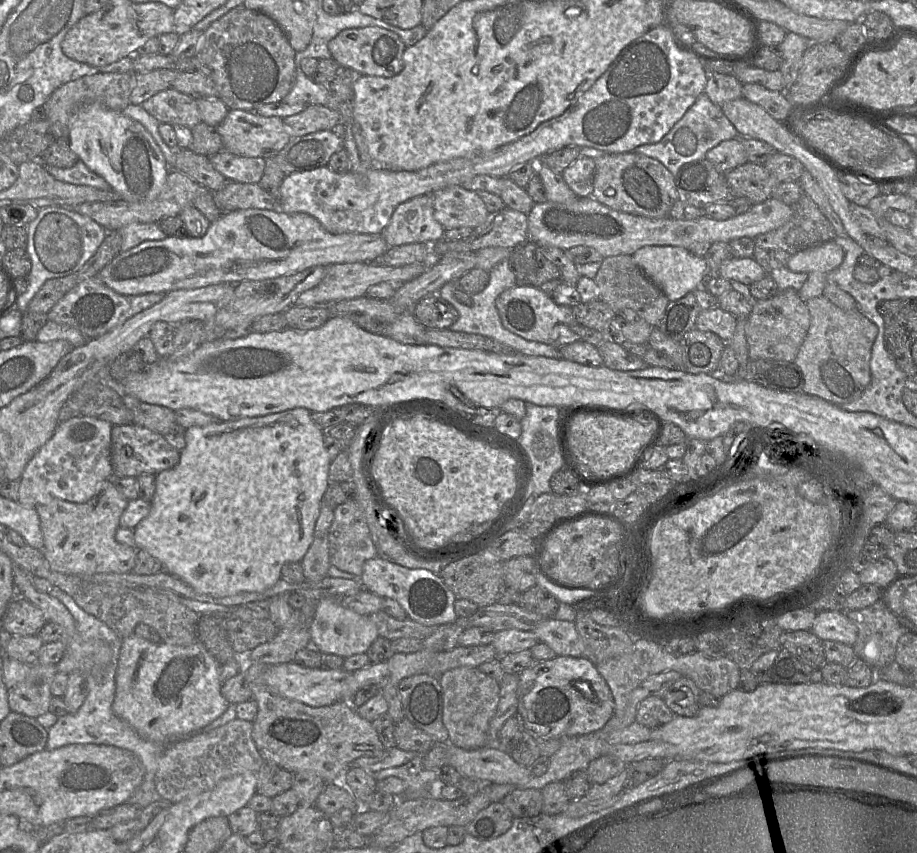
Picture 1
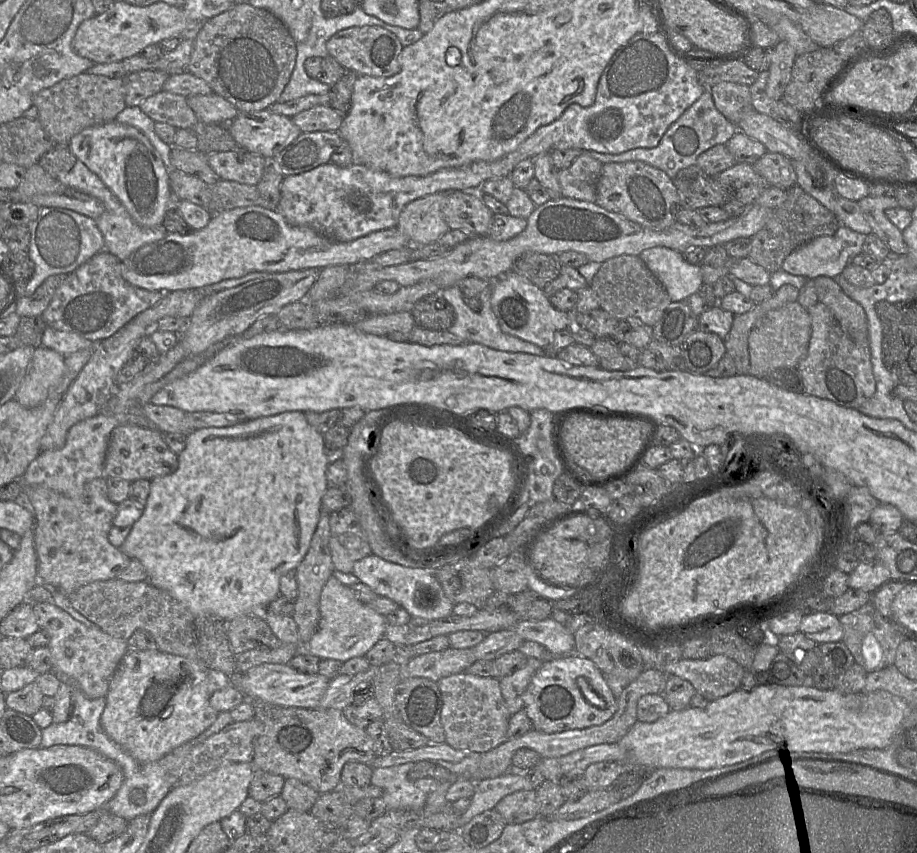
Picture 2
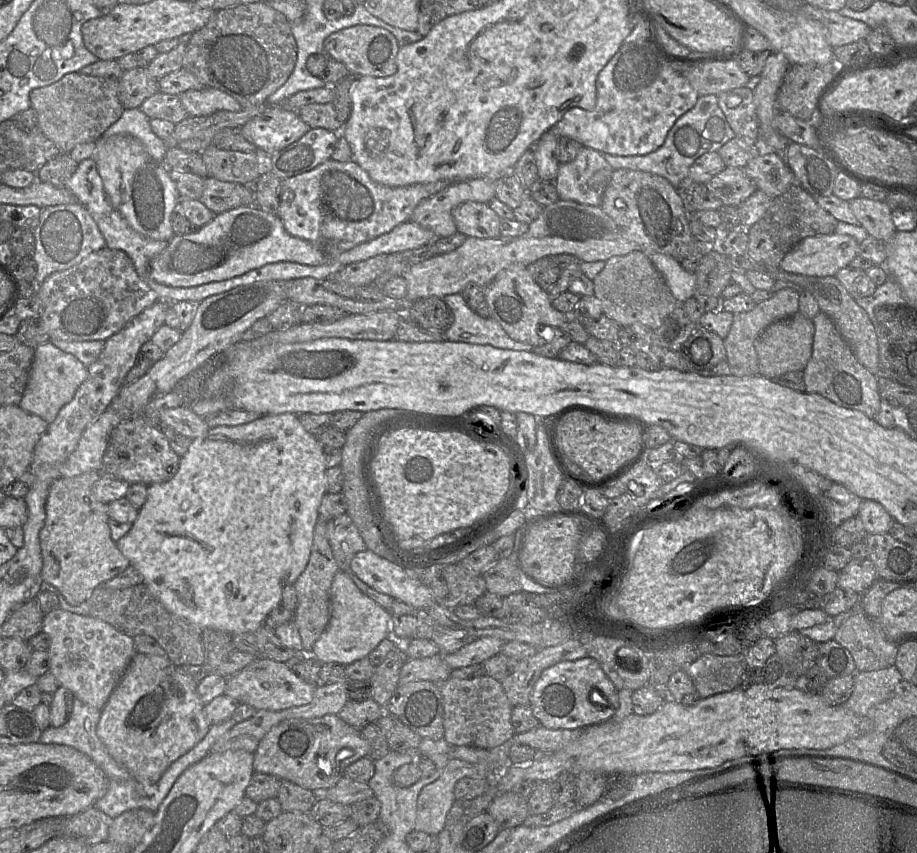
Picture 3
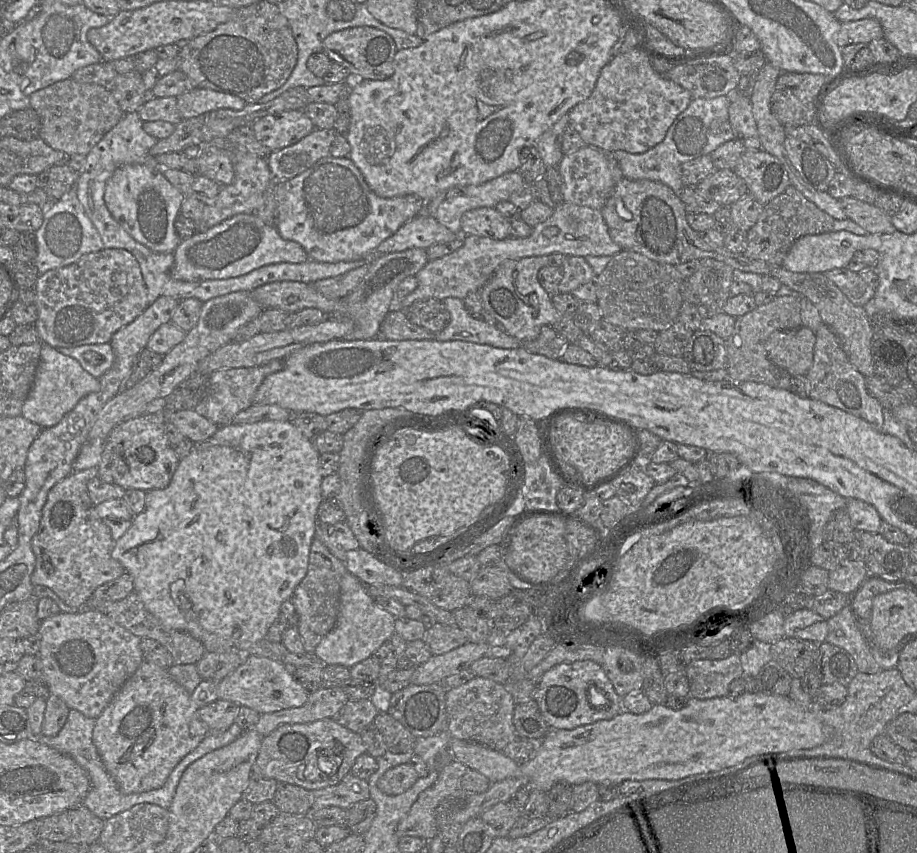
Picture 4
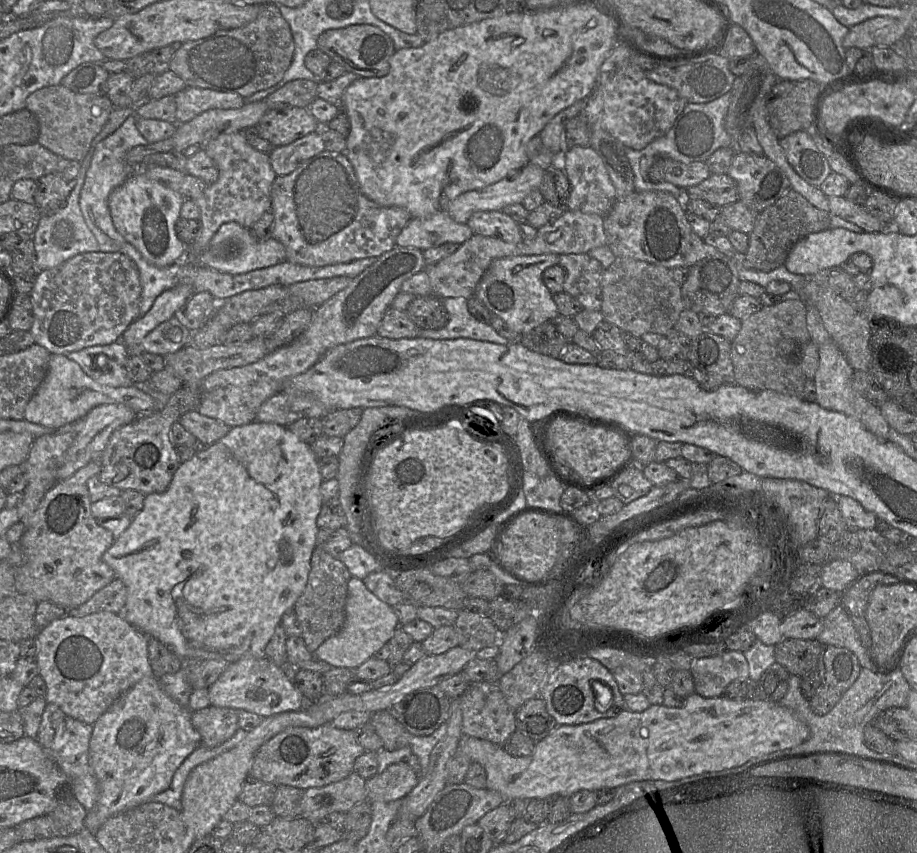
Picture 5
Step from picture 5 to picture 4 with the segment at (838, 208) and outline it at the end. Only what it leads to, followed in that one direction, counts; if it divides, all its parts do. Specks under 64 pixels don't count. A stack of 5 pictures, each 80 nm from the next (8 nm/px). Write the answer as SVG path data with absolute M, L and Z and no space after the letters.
M853 196L843 197L839 201L847 218L857 223L868 233L883 234L896 230L891 217L874 204L860 201Z

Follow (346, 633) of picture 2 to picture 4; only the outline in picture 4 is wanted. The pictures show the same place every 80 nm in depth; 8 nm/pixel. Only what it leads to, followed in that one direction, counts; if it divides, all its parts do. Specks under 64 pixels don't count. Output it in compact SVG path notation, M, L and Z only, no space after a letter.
M348 571L342 577L340 587L340 609L336 625L317 645L314 654L327 665L343 665L350 668L371 657L390 639L395 633L396 618L381 607L361 581Z

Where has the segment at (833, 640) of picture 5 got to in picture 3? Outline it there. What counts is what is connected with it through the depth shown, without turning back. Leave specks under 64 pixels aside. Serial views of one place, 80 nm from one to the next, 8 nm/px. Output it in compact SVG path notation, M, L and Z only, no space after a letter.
M857 605L831 618L836 625L833 639L851 653L856 671L874 671L895 663L898 646L887 640L882 628L867 620Z

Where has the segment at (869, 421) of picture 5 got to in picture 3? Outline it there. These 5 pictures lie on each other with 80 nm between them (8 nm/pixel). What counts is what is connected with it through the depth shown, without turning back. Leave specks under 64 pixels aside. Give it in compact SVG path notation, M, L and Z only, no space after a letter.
M820 311L813 323L812 355L803 370L805 392L819 394L841 407L863 412L875 420L881 405L878 376L859 363L851 347L825 313Z

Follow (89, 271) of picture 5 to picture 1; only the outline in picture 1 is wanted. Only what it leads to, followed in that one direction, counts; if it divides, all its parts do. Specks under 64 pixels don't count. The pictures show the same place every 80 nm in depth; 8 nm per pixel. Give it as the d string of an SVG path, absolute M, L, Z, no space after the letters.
M99 276L88 278L68 291L47 313L48 320L79 330L86 338L94 339L124 323L137 313L159 303L166 293L122 295L103 283Z

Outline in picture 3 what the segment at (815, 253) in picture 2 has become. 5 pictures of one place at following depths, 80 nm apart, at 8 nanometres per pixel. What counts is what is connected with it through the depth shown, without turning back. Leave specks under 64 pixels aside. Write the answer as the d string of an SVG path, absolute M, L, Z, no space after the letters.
M845 234L810 236L784 256L780 267L806 276L835 276L858 255L859 246L855 238Z

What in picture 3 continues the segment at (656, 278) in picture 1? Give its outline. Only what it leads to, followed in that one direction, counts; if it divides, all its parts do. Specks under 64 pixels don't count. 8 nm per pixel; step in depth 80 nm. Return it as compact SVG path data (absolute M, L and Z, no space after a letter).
M651 253L650 260L656 269L663 275L666 283L675 297L682 304L696 293L696 276L686 271L681 263L670 255Z

